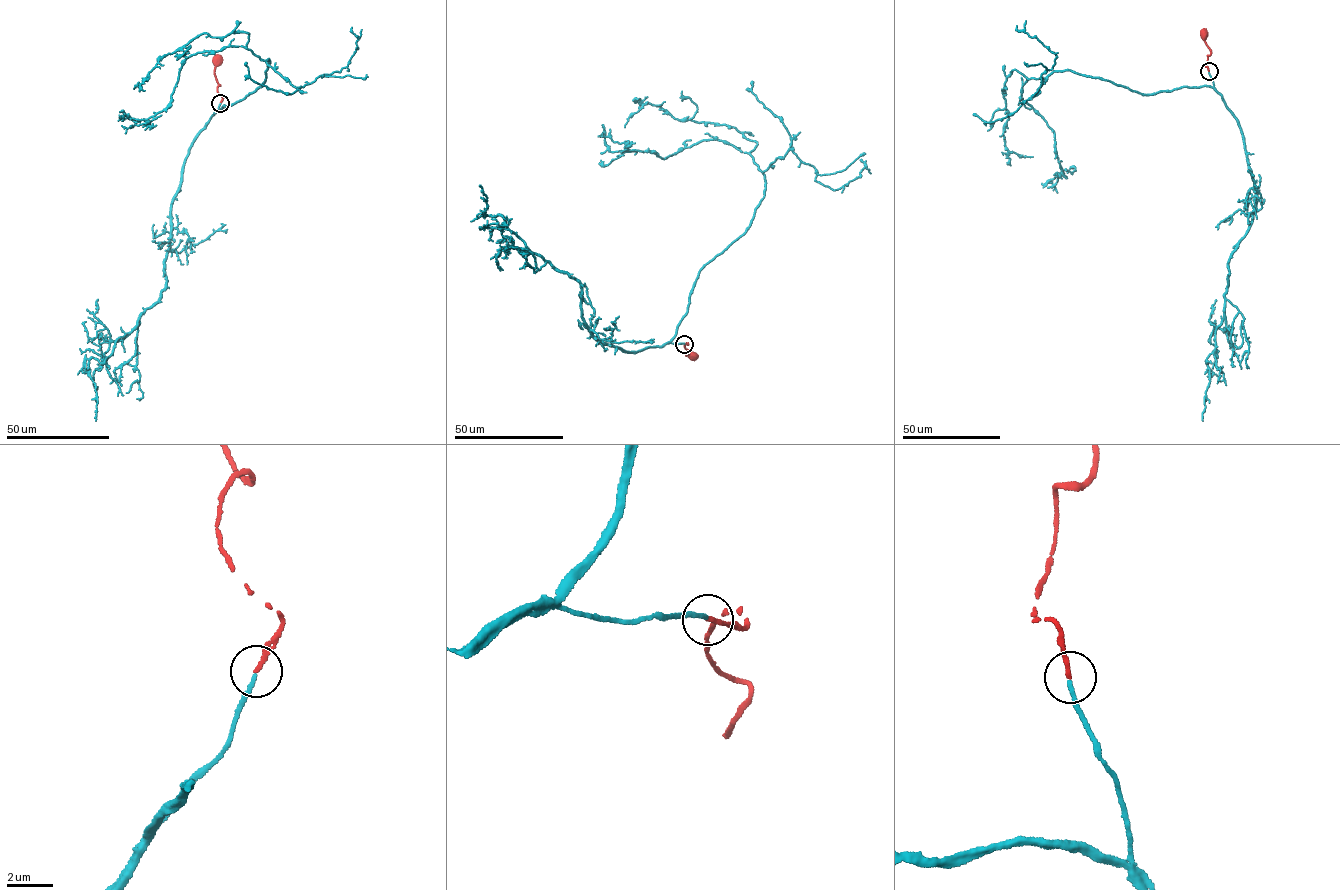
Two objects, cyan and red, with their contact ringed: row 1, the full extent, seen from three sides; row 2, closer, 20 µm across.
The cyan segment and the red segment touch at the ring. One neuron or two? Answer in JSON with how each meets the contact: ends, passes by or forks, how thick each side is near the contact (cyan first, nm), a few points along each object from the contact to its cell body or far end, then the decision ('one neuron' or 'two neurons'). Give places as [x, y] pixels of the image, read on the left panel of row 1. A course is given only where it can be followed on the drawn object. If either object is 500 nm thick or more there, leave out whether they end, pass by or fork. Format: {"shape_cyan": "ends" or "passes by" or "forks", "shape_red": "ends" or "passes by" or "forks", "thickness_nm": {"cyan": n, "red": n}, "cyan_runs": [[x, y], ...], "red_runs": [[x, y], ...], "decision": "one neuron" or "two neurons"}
{"shape_cyan": "ends", "shape_red": "ends", "thickness_nm": {"cyan": 170, "red": 190}, "cyan_runs": [[220, 103], [211, 117], [262, 86], [268, 58], [243, 46], [190, 55], [167, 106], [143, 119], [119, 115]], "red_runs": [[220, 103], [222, 98], [217, 87], [220, 85], [214, 71], [217, 60]], "decision": "one neuron"}

